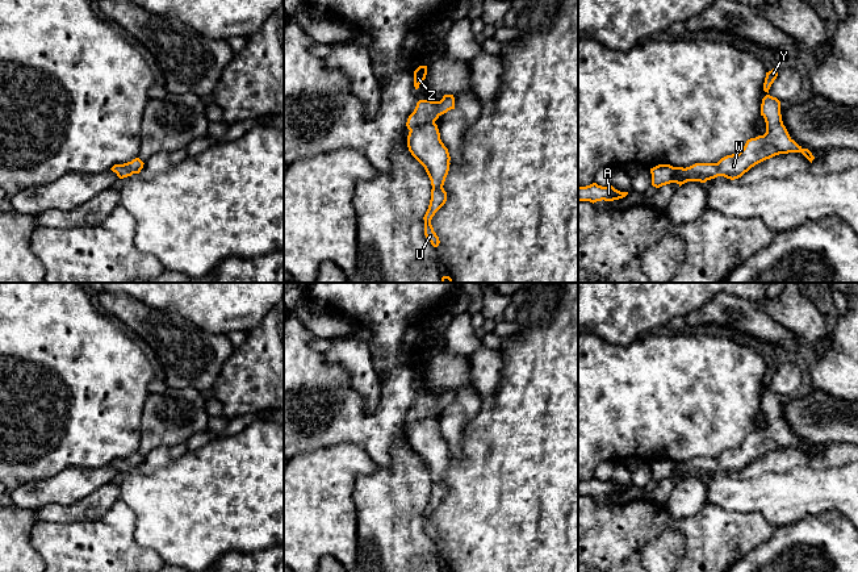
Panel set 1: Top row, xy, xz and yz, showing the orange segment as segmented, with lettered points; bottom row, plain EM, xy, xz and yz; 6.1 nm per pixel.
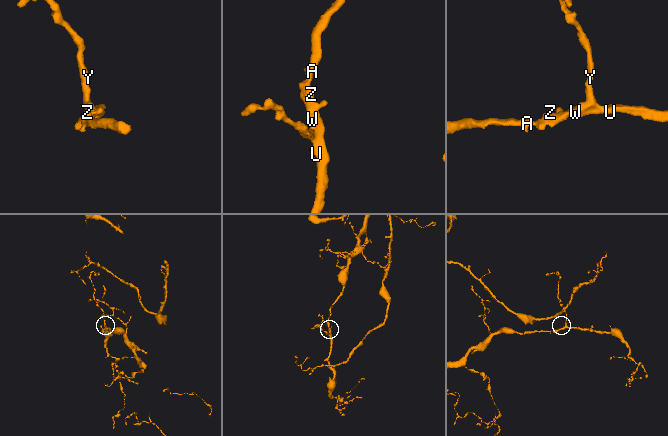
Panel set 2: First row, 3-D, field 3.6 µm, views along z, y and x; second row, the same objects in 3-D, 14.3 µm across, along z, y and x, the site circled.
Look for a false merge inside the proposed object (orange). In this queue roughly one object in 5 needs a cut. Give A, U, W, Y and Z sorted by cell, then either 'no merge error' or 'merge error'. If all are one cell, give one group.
A U W Y Z | no merge error

